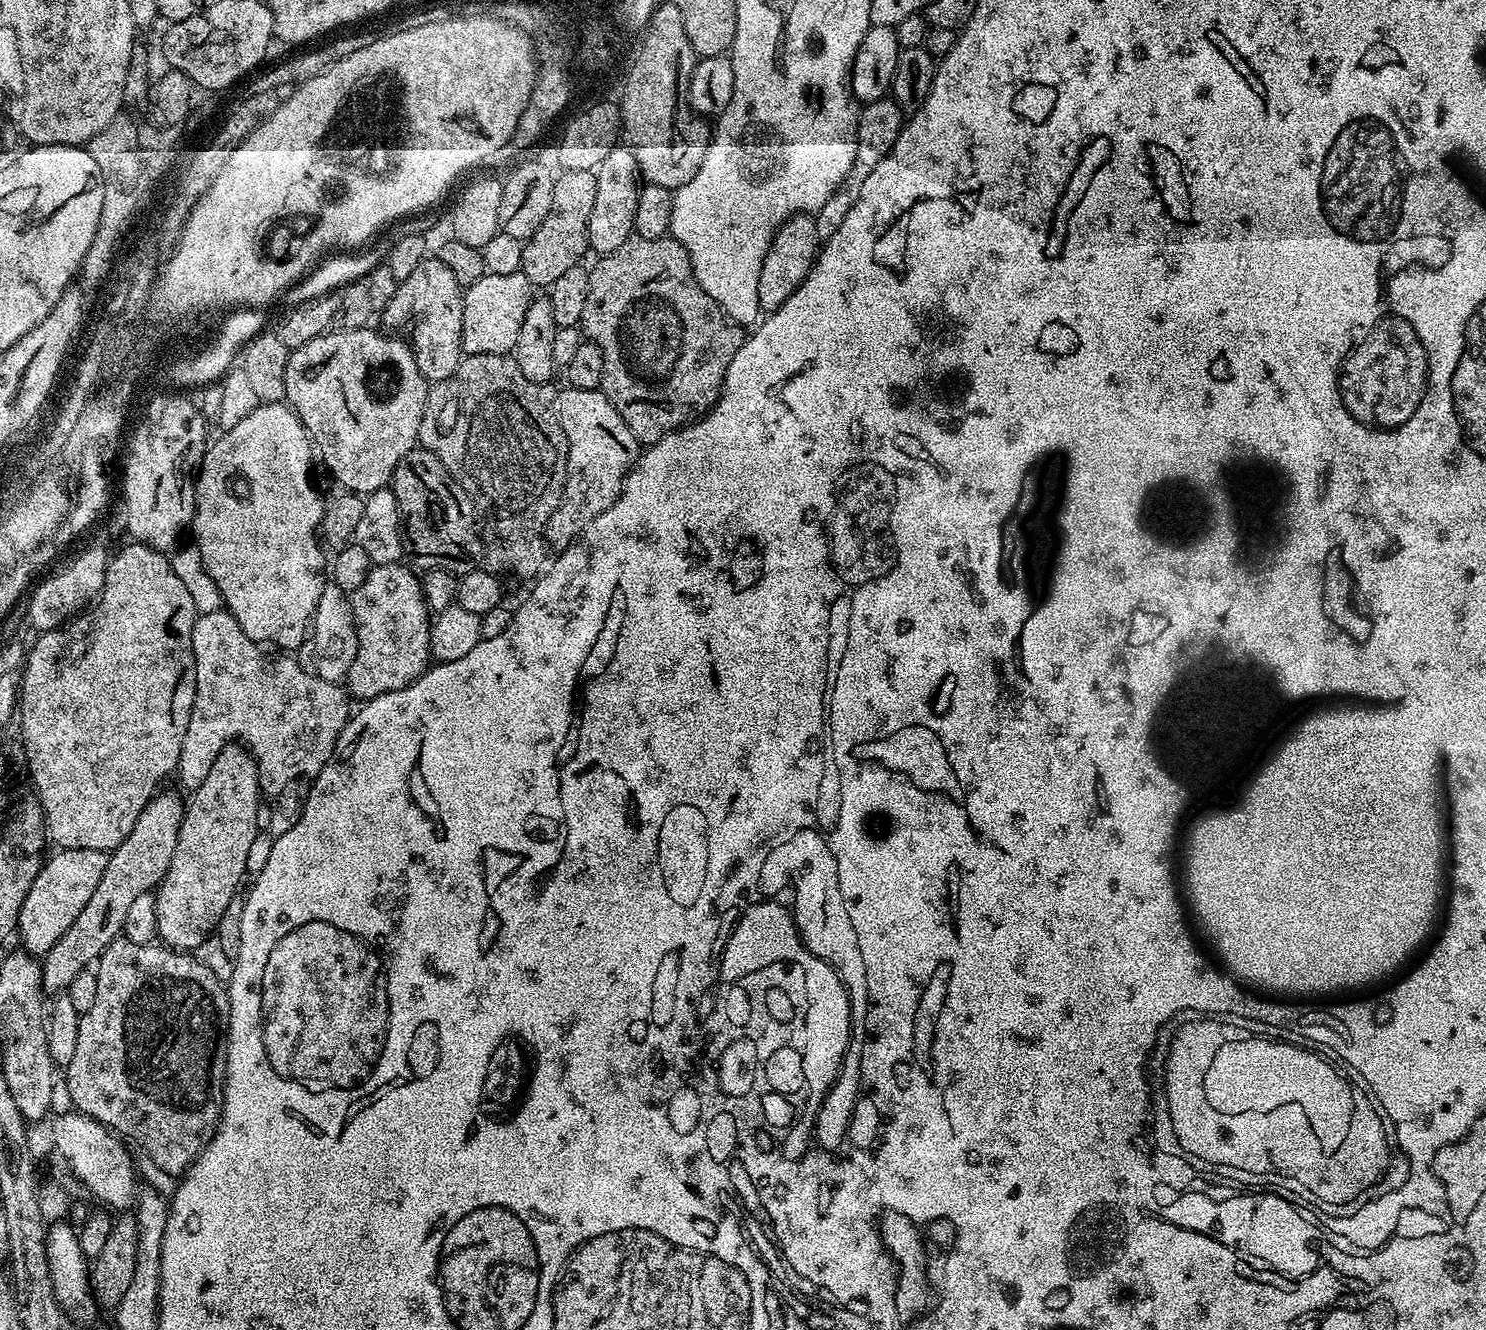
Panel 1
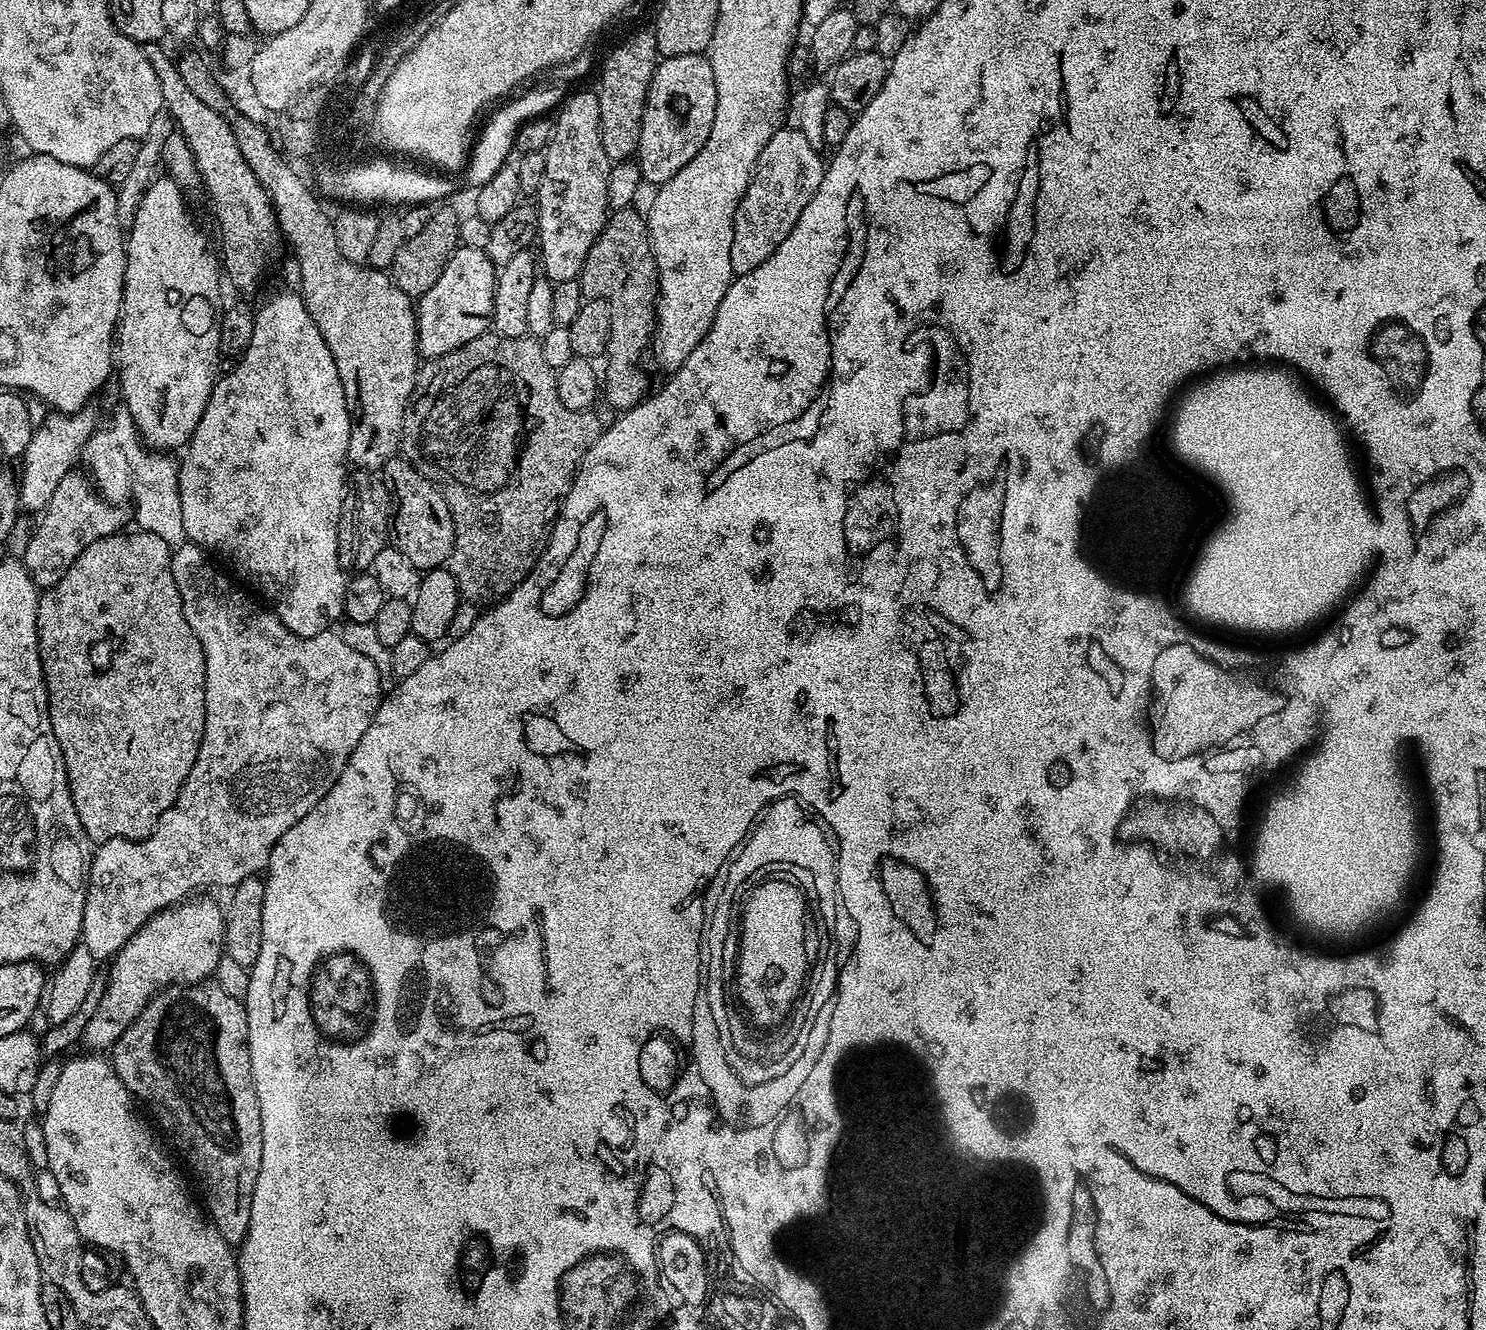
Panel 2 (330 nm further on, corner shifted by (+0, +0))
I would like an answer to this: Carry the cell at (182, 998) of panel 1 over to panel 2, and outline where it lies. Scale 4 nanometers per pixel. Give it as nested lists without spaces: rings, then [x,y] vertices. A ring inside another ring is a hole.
[[[215,982],[165,988],[153,996],[151,1002],[142,1010],[142,1014],[138,1014],[138,1018],[128,1027],[126,1034],[122,1034],[122,1038],[118,1038],[112,1045],[110,1059],[112,1069],[118,1074],[118,1078],[122,1078],[128,1092],[131,1092],[139,1103],[141,1100],[152,1111],[151,1119],[153,1121],[156,1119],[160,1123],[161,1130],[176,1143],[177,1150],[184,1152],[185,1162],[192,1167],[193,1174],[200,1179],[200,1188],[204,1191],[202,1204],[208,1219],[218,1230],[218,1234],[222,1234],[222,1238],[226,1238],[226,1242],[230,1245],[243,1244],[250,1226],[250,1202],[254,1198],[254,1186],[258,1182],[258,1170],[262,1166],[262,1114],[256,1087],[252,1081],[250,1050],[248,1049],[248,1019],[243,1003],[230,998],[230,994],[226,994],[226,990],[219,988]]]

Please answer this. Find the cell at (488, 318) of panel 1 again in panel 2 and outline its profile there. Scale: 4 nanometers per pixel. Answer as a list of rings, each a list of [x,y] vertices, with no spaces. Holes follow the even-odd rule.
[[[457,247],[442,274],[438,274],[438,282],[434,282],[416,304],[416,333],[421,357],[445,356],[489,331],[497,271],[487,251]]]

